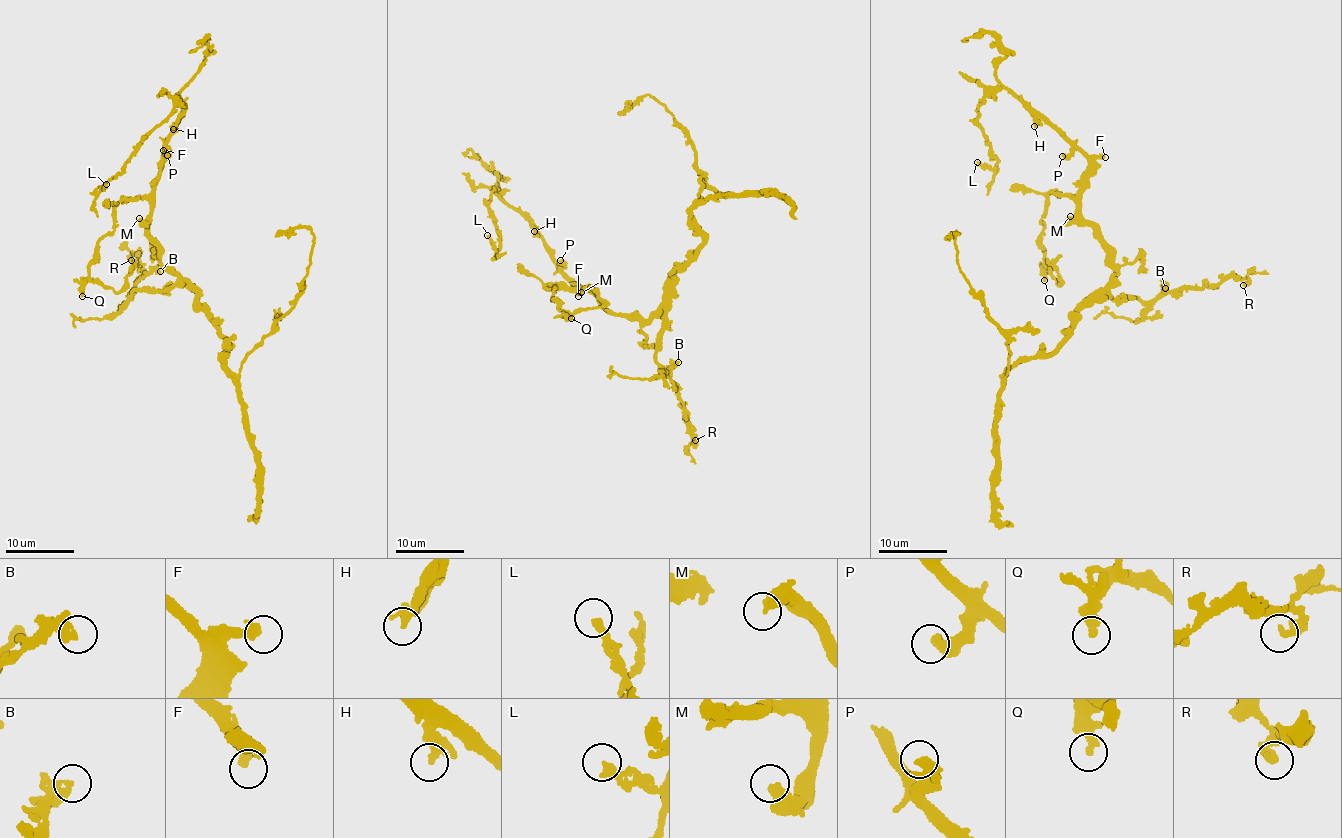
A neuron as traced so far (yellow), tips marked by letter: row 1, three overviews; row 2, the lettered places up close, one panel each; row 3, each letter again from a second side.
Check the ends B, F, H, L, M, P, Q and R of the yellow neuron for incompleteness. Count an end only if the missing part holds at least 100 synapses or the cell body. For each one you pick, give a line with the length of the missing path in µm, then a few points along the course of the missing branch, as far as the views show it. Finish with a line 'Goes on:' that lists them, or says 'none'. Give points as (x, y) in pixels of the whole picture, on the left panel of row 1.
F: about 20 µm are missing; missing branch runs (163, 150), (159, 144), (167, 177), (153, 234)
Goes on: F

